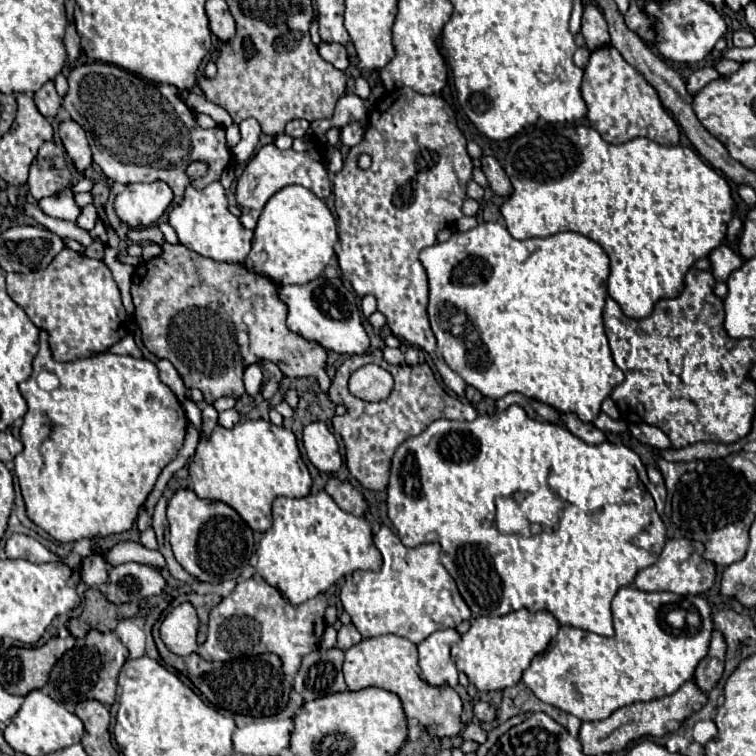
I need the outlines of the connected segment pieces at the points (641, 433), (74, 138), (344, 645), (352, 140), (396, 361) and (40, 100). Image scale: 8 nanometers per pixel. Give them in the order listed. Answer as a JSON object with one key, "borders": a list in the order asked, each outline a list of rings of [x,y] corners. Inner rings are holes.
{"borders":[[[[641,423],[641,425],[631,425],[629,429],[641,443],[645,443],[645,445],[649,445],[653,449],[669,449],[671,447],[669,437],[661,429],[653,427],[653,425],[643,425]]],[[[63,121],[59,127],[59,135],[61,135],[63,147],[65,147],[67,157],[71,159],[73,167],[79,173],[89,169],[93,163],[91,161],[91,147],[87,143],[83,129],[79,129],[79,125],[75,125],[75,121]]],[[[343,625],[339,629],[339,637],[337,637],[337,647],[347,651],[351,645],[357,645],[361,641],[361,633],[355,629],[355,625]]],[[[353,122],[341,129],[340,140],[342,144],[353,147],[363,140],[364,133],[365,126],[362,122]]],[[[385,347],[385,349],[383,349],[383,357],[385,357],[385,361],[387,361],[389,365],[403,365],[403,363],[405,363],[405,357],[403,357],[403,353],[401,353],[399,349],[389,349],[389,347]]],[[[53,81],[45,83],[45,85],[35,93],[35,105],[37,105],[37,109],[41,111],[41,115],[47,117],[47,119],[53,119],[53,117],[57,115],[59,107],[61,107],[61,97],[57,95]]]]}

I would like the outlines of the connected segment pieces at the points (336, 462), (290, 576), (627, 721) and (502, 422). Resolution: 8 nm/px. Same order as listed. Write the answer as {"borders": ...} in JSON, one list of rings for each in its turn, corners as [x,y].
{"borders":[[[[323,421],[303,427],[303,445],[307,459],[323,473],[333,473],[343,465],[339,443]]],[[[319,491],[317,495],[307,495],[301,499],[277,497],[273,501],[273,525],[259,543],[255,569],[271,587],[279,589],[281,595],[289,603],[299,605],[299,603],[305,603],[307,599],[327,591],[341,577],[351,575],[357,569],[379,571],[381,557],[379,557],[379,549],[373,545],[373,533],[371,533],[367,519],[341,511],[337,507],[337,503],[325,491]]],[[[687,681],[679,691],[675,691],[669,697],[653,699],[653,701],[641,701],[627,707],[617,709],[611,717],[603,721],[583,723],[579,731],[579,741],[583,745],[585,755],[599,755],[599,753],[613,753],[623,751],[631,741],[639,737],[663,737],[667,733],[673,733],[681,727],[681,723],[699,711],[707,703],[707,695],[701,693],[701,689],[695,685],[695,681]]],[[[511,405],[509,409],[495,411],[493,415],[479,415],[475,421],[439,419],[431,423],[421,435],[407,439],[393,455],[391,479],[387,487],[387,511],[403,545],[417,547],[421,543],[433,543],[433,541],[441,543],[443,565],[449,571],[449,575],[455,579],[457,589],[465,599],[465,603],[469,605],[473,617],[505,615],[517,609],[549,611],[561,625],[571,625],[597,635],[611,637],[613,635],[611,599],[615,597],[619,587],[631,585],[635,575],[641,569],[651,567],[659,559],[659,553],[663,551],[667,539],[665,525],[657,515],[655,501],[647,489],[648,482],[646,467],[639,455],[629,447],[615,445],[609,441],[599,445],[589,445],[579,437],[571,435],[565,427],[547,421],[535,421],[527,417],[523,407]]]]}

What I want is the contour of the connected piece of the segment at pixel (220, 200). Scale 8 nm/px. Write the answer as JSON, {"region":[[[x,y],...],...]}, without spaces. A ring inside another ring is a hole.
{"region":[[[213,181],[211,185],[207,185],[201,191],[187,189],[183,201],[171,209],[169,225],[175,229],[181,245],[185,245],[187,249],[199,253],[201,257],[209,257],[213,261],[243,263],[251,249],[253,231],[247,231],[245,227],[241,227],[239,219],[229,213],[225,189],[219,181]]]}

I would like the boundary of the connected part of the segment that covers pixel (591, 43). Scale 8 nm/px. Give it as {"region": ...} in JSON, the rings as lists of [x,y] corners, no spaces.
{"region":[[[587,5],[587,7],[585,7],[581,33],[583,33],[585,41],[587,41],[589,51],[595,51],[595,49],[599,49],[599,47],[609,45],[607,21],[605,21],[603,13],[599,11],[599,7],[595,7],[595,5]]]}

